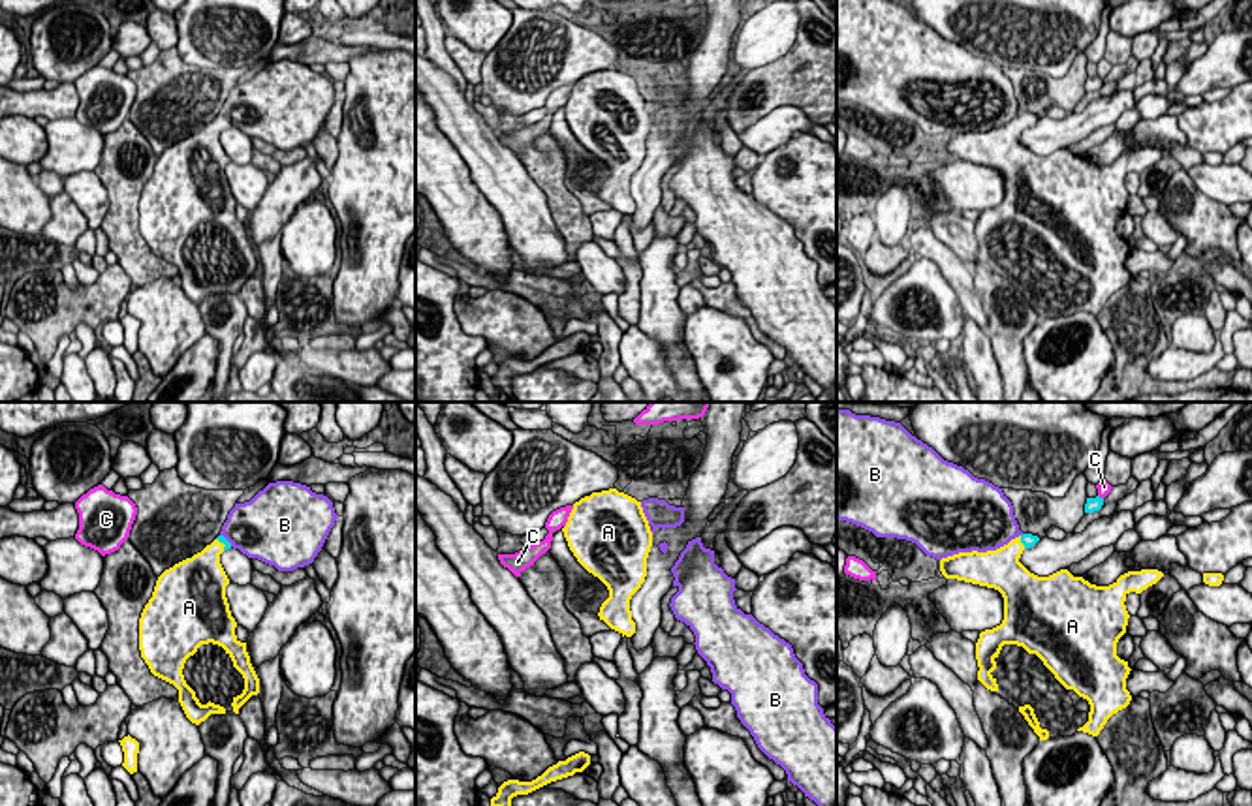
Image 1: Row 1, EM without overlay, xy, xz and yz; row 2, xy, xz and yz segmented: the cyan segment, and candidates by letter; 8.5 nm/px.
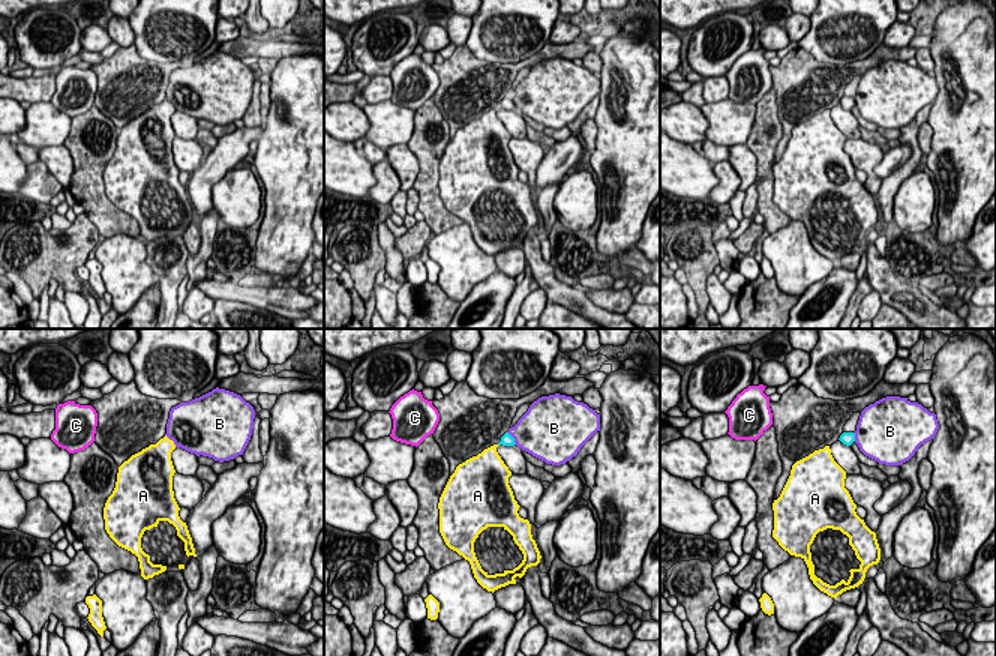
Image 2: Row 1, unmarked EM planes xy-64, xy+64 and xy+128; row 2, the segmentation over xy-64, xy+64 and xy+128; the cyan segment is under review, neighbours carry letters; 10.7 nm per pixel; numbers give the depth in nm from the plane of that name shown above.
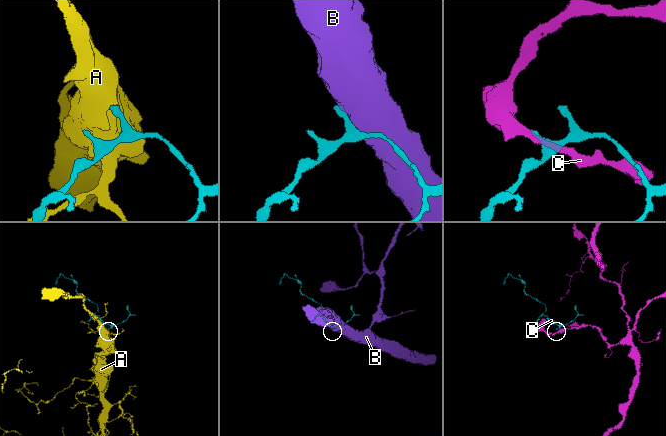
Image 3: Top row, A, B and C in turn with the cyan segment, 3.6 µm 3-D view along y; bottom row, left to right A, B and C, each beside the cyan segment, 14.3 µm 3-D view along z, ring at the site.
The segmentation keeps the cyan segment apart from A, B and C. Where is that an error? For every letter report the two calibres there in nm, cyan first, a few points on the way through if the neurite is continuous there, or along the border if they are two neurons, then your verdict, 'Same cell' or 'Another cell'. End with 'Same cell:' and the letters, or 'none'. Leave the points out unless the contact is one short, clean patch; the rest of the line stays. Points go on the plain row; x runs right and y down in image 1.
A: Thickness 60 nm (cyan) against 240 nm. Path across: xy (220, 117), (222, 121), (205, 143). Same cell
B: Thickness 60 nm (cyan) against 440 nm. Another cell
C: Thickness 130 nm (cyan) against 120 nm. Another cell
Same cell: A

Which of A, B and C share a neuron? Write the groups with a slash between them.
A / B / C

